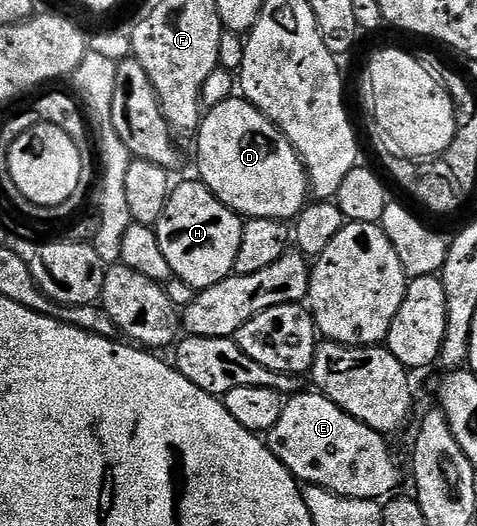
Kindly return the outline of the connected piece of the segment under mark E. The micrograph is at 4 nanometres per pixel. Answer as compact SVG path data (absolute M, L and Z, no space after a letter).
M299 391L283 403L280 422L276 422L268 433L271 454L294 475L295 480L306 486L318 484L338 496L381 501L397 493L402 476L386 445L387 437L352 418L321 392L309 391Z

